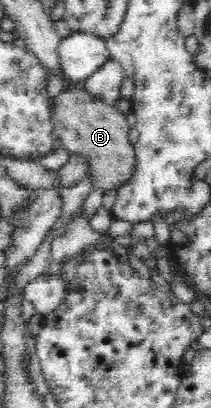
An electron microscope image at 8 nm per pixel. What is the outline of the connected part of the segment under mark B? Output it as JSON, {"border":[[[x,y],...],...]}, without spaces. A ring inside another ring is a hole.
{"border":[[[85,90],[63,91],[54,101],[52,125],[54,134],[62,140],[63,148],[70,154],[82,156],[87,163],[86,175],[90,178],[92,189],[117,191],[130,181],[137,166],[136,152],[130,144],[130,127],[126,117],[117,108],[102,104],[96,97],[91,97]]]}

